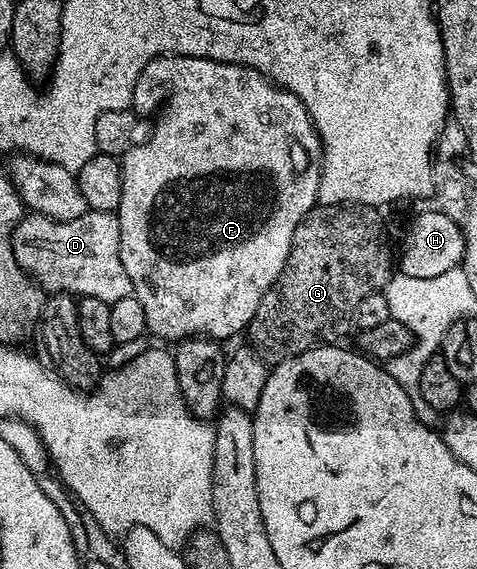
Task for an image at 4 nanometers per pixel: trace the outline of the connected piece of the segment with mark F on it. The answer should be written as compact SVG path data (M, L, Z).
M163 55L152 59L144 71L140 71L138 82L134 88L133 108L154 109L157 105L166 106L154 125L154 134L146 142L135 143L122 154L122 190L120 191L120 207L116 211L120 223L120 263L128 271L128 279L132 279L133 296L140 299L146 316L146 328L155 333L162 341L179 343L190 337L223 339L247 328L250 320L256 315L256 307L260 307L260 299L276 283L280 271L286 266L286 260L292 247L292 235L296 235L296 227L319 204L318 188L322 178L322 141L314 127L314 120L308 115L304 103L294 93L275 85L269 77L249 69L246 65L233 65L223 61L213 61L207 57L179 57Z

